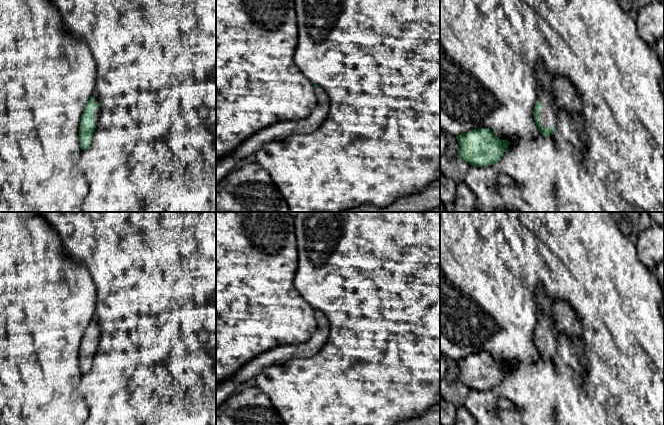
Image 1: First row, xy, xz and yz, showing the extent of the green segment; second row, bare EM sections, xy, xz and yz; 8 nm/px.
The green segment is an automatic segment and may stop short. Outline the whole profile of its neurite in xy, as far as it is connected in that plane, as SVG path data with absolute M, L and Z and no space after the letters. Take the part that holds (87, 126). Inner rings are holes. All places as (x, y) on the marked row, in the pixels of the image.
M94 92L88 100L80 120L79 138L82 150L90 147L99 120L99 100Z

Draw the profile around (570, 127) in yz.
M556 112L555 133L552 135L557 145L567 142L572 147L572 152L577 159L584 158L588 146L587 131L581 112Z

